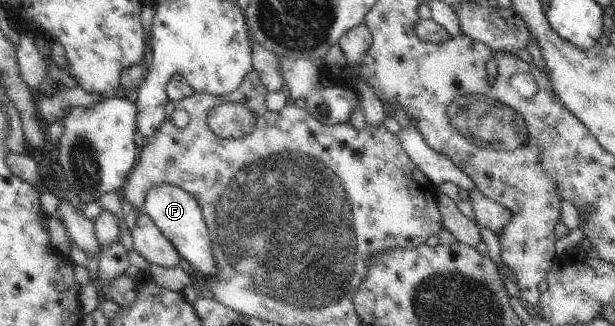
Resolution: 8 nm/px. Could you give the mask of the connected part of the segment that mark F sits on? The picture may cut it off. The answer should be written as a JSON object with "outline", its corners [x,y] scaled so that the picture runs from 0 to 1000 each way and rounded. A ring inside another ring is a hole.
{"outline":[[[285,564],[249,571],[234,604],[231,647],[246,666],[262,715],[281,745],[293,785],[307,801],[314,825],[325,831],[327,847],[345,847],[354,831],[325,629],[306,586],[296,583]]]}

